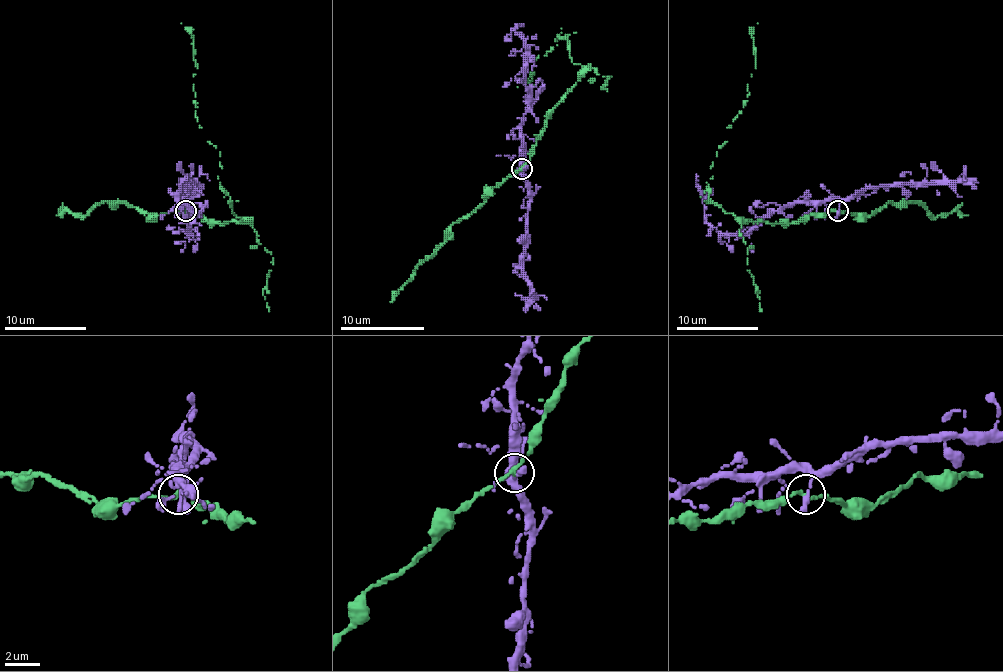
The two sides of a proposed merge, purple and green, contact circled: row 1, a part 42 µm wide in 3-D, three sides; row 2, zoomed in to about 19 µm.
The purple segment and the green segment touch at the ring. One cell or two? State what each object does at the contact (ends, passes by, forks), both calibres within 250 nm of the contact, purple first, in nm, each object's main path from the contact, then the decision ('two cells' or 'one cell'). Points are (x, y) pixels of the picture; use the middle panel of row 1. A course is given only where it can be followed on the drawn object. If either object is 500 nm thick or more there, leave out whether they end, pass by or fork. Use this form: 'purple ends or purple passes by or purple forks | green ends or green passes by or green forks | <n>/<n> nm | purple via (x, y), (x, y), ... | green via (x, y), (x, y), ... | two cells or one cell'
purple ends | green passes by | 360/240 nm | purple via (523, 168), (521, 124), (528, 99), (526, 49), (521, 34), (515, 30), (523, 24) | green via (521, 168), (546, 114), (578, 80), (567, 37), (557, 34), (538, 55), (534, 85), (517, 87) | two cells

